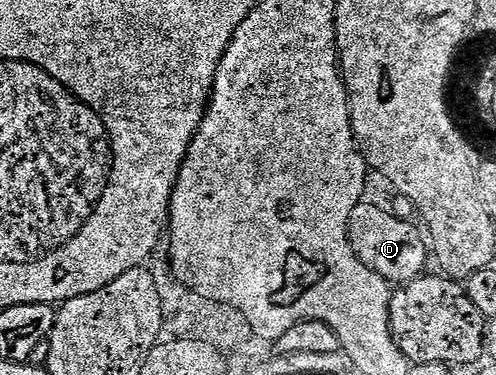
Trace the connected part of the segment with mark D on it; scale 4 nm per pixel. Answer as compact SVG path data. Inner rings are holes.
M361 204L350 212L348 221L348 242L352 250L367 270L372 270L379 278L389 284L413 282L425 273L424 265L430 262L430 250L425 239L416 235L411 221L387 215L377 207Z

